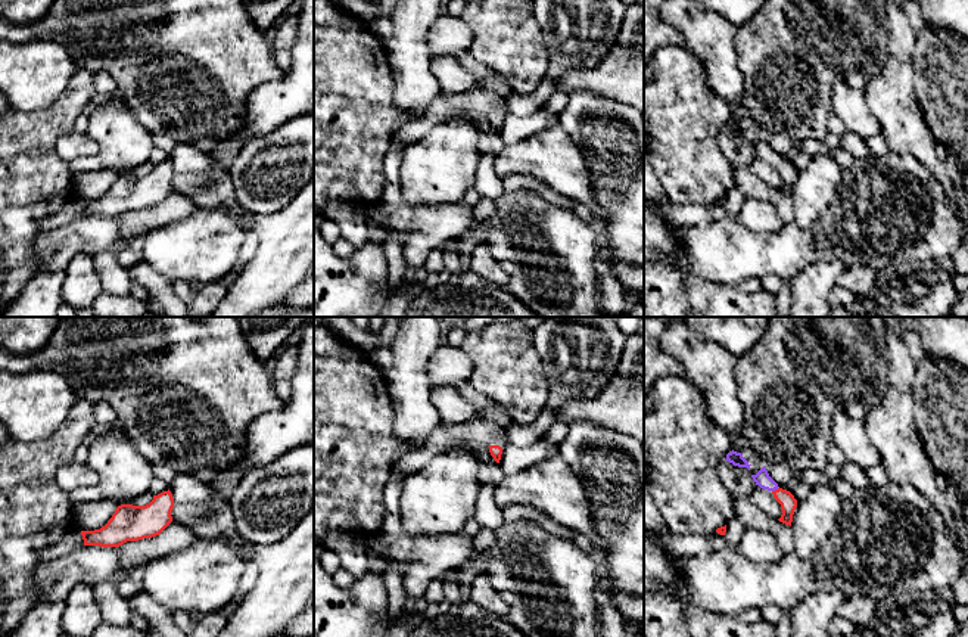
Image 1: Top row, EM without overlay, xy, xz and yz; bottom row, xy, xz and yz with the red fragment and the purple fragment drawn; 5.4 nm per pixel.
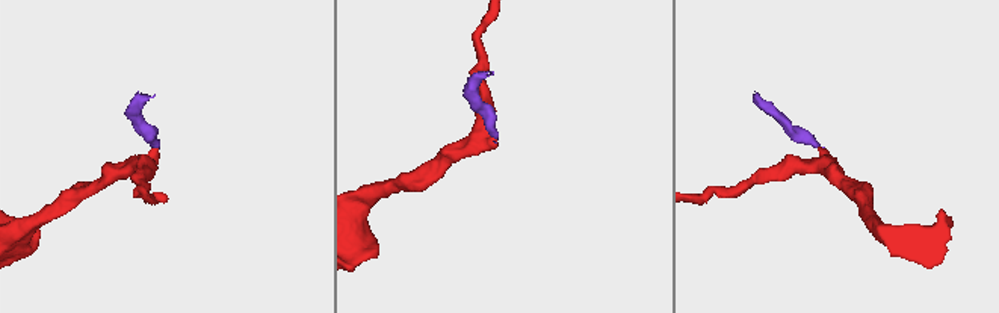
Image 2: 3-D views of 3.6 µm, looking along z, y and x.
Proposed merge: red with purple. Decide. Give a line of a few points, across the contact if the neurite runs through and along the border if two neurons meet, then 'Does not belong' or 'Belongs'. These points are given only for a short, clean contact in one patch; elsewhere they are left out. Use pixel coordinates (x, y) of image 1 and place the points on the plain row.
Line: yz (786, 168), (775, 159), (762, 148). Belongs

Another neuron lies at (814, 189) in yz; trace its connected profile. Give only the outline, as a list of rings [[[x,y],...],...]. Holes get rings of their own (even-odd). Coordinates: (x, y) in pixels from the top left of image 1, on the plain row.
[[[825,153],[810,158],[807,168],[797,173],[793,184],[794,223],[807,232],[815,230],[818,220],[830,208],[843,181],[843,171]]]

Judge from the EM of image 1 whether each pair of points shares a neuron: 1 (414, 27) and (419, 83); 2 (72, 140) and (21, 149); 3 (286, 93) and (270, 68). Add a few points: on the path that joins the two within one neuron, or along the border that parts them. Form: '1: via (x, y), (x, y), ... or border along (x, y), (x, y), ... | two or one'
1: via (414, 40), (414, 70) | one
2: border along (74, 131), (56, 145), (67, 162) | two
3: border along (285, 72), (276, 80), (260, 84), (248, 99) | two

